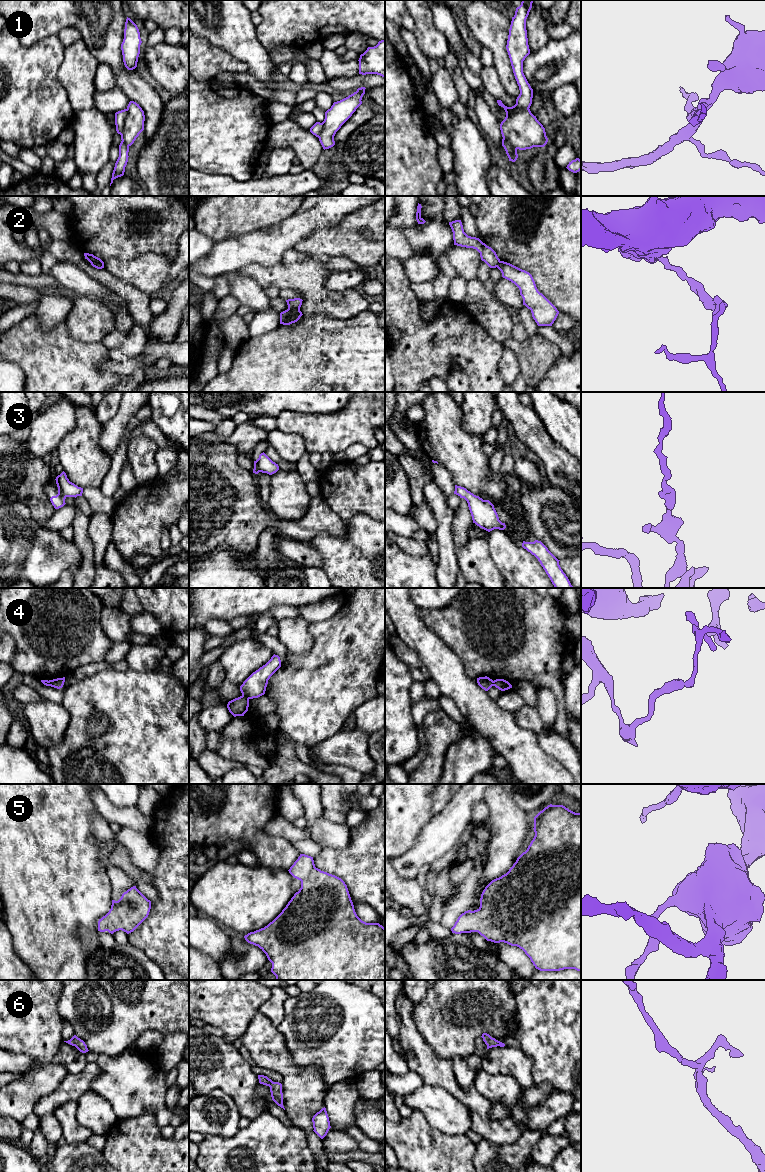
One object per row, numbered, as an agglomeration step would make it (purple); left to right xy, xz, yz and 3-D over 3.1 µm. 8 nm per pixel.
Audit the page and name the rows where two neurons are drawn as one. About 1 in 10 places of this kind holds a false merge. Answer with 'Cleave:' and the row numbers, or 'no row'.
Cleave: 2, 4

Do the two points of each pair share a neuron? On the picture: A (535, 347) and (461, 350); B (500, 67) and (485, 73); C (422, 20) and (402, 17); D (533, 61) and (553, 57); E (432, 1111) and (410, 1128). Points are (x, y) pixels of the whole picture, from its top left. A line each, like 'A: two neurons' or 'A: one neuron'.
A: two neurons
B: two neurons
C: two neurons
D: one neuron
E: two neurons

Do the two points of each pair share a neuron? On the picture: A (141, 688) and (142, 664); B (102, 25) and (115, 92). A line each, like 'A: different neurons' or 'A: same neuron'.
A: different neurons
B: different neurons

